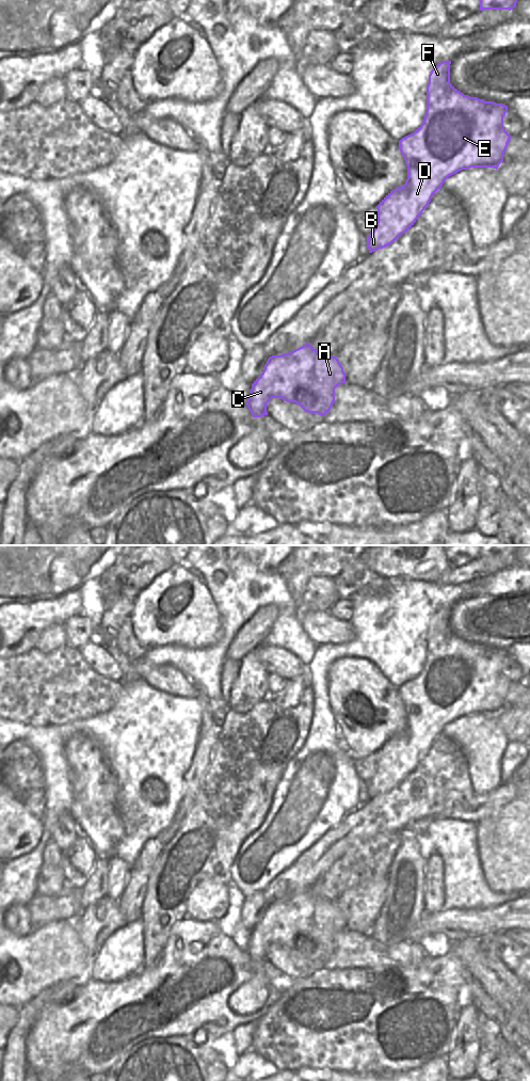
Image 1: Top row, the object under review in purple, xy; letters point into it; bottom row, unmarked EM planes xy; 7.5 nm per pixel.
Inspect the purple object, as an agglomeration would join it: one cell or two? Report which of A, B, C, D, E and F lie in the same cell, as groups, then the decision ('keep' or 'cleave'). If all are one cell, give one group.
groups A B C D E F; keep

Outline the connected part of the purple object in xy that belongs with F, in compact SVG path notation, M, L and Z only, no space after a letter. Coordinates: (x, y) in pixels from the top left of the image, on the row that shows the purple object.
M451 61L435 65L427 85L427 111L422 124L399 141L407 166L407 179L375 207L378 222L367 236L369 253L395 242L407 232L429 205L433 194L451 175L470 168L498 169L512 138L503 128L508 106L464 95L450 83Z

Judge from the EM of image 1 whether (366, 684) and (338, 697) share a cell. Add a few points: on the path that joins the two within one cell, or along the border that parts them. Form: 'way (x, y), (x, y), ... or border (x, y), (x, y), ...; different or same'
way (359, 687), (352, 688), (344, 695); same

